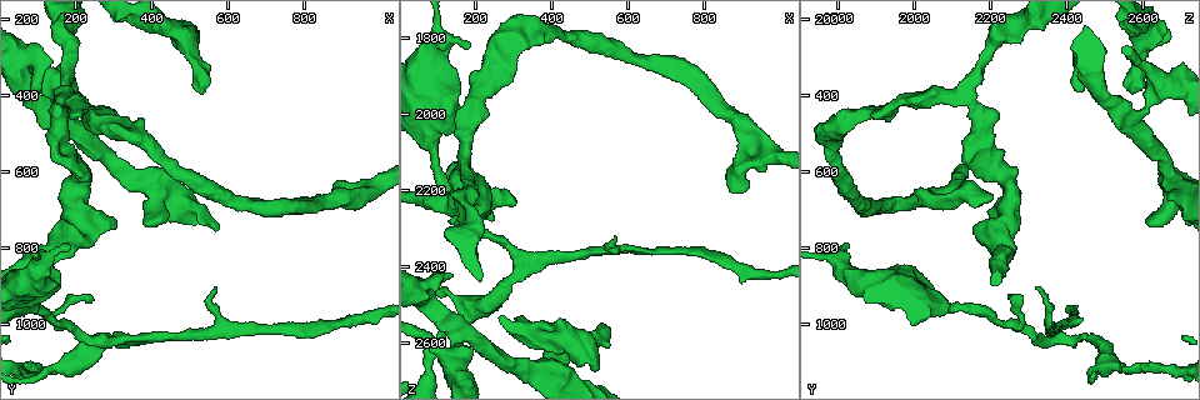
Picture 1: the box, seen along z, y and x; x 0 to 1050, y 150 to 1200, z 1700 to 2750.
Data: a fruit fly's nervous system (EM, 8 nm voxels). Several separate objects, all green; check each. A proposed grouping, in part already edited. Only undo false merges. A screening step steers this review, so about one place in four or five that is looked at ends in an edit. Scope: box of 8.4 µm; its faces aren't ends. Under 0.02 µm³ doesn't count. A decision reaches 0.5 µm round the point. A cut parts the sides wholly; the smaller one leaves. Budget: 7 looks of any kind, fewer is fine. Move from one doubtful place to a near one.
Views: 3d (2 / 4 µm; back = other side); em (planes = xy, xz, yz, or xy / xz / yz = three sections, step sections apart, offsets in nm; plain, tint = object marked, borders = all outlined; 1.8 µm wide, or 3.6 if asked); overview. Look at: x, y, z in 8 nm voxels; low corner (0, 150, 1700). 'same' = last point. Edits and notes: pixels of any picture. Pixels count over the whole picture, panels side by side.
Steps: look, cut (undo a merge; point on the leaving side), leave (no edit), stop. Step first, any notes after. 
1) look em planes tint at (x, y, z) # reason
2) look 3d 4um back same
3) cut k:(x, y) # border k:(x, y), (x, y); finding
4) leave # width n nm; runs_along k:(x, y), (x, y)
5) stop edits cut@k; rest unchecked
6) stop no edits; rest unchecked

look em planes tint at (160, 390, 2140) # a fork

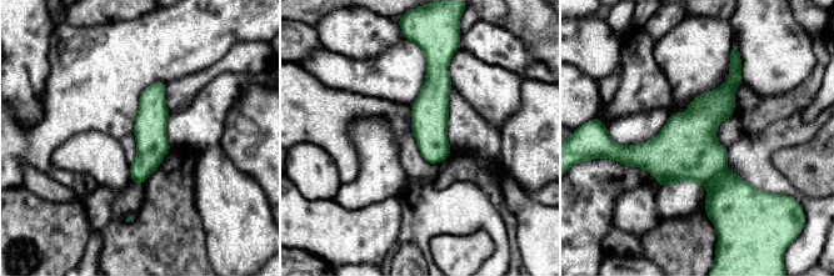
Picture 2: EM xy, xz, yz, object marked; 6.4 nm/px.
cut 2:(734, 206) # width 200 nm; border 2:(727, 169), (714, 174), (704, 182); two neurons meet here

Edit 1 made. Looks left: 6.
look overview # redraw

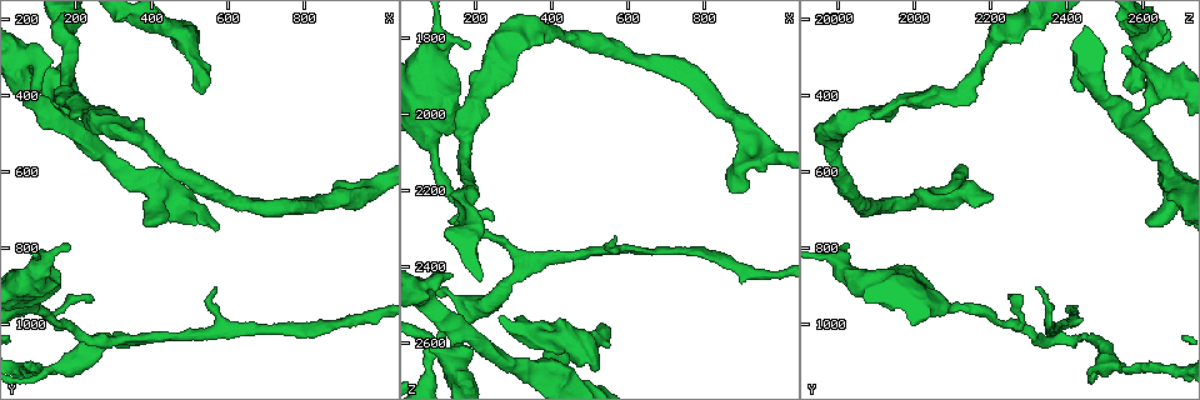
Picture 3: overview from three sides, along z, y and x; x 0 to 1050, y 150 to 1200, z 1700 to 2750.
look em planes tint at (260, 1030, 2470) # calibre changes

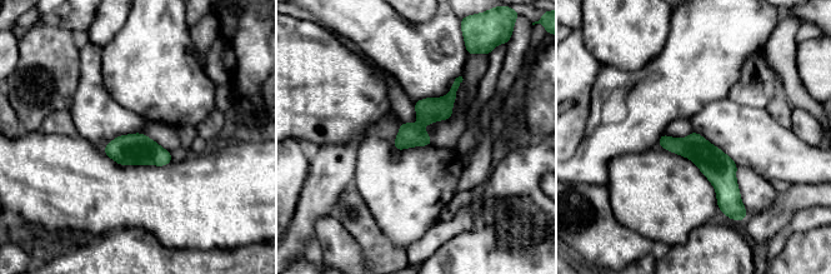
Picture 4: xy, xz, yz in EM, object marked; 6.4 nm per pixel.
leave # runs_along 4:(662, 139), (691, 147), (735, 202); one neuron here

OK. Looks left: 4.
stop edits cut@2; rest unchecked

